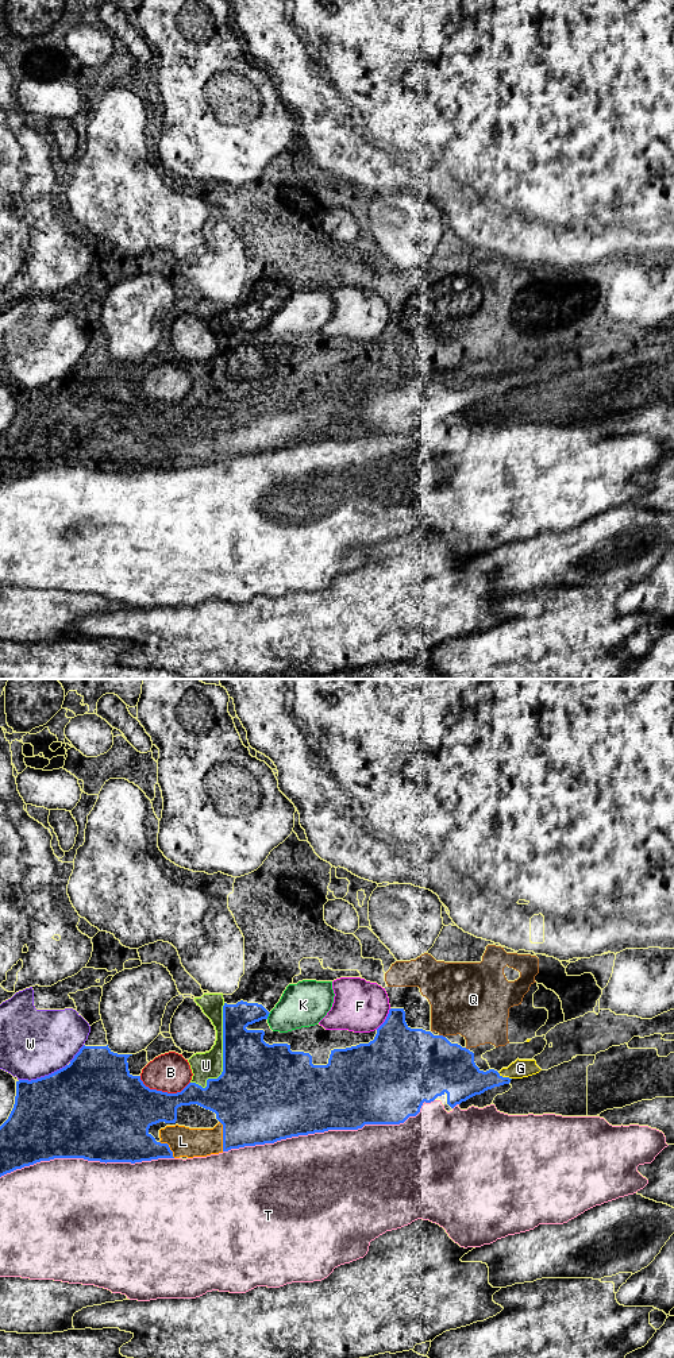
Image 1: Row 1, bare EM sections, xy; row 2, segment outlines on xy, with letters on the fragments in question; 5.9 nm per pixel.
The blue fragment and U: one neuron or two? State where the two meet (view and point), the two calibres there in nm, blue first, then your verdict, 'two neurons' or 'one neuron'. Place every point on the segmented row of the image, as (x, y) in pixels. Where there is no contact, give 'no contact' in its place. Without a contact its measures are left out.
meets blue in xy at (223, 1049); 400 nm thick on the blue side, 160 nm on the other; two neurons

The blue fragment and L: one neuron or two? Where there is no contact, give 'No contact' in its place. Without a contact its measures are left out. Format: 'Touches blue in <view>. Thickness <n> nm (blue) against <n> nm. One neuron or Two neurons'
Touches blue in xy. Thickness 440 nm (blue) against 180 nm. One neuron

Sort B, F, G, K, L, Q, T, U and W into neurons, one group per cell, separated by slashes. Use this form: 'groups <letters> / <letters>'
groups B / F / G Q / K / L / T / U / W

